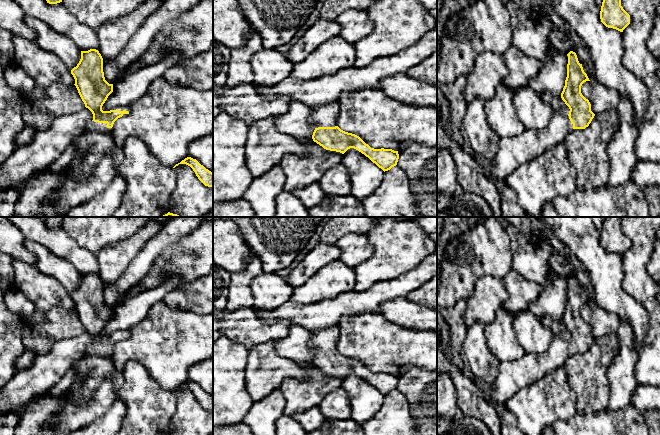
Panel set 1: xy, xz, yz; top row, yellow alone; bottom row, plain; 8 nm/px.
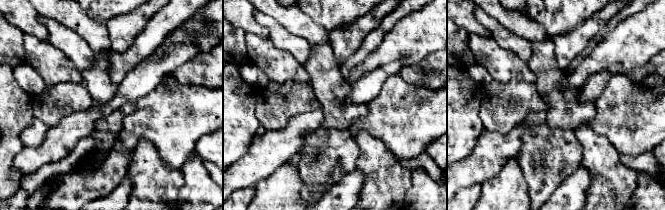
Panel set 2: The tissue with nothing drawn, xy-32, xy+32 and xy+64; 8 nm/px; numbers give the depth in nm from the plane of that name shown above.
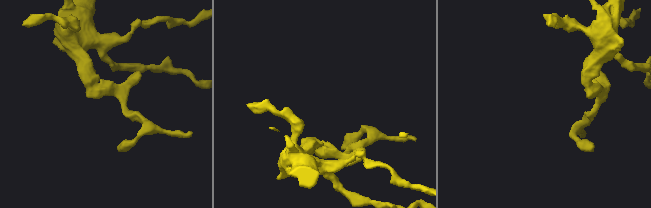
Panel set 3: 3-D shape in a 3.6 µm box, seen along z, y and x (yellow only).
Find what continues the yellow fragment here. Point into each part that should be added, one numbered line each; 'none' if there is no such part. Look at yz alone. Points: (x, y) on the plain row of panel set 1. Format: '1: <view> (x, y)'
1: yz (512, 376)

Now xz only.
1: xz (327, 339)

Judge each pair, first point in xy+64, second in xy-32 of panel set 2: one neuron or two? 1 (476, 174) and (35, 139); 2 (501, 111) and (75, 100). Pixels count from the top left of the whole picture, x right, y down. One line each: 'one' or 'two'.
1: two
2: one

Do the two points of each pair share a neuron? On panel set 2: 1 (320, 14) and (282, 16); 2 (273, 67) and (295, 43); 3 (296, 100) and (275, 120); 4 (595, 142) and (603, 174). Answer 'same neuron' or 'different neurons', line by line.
1: different neurons
2: different neurons
3: same neuron
4: same neuron

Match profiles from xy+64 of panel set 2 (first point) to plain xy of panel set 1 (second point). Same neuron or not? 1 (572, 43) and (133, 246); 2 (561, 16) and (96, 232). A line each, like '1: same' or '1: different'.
1: same
2: same

